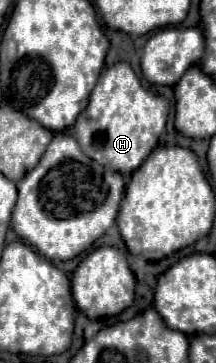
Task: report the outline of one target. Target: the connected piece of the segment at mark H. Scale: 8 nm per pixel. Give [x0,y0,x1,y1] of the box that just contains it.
[73,61,169,175]

